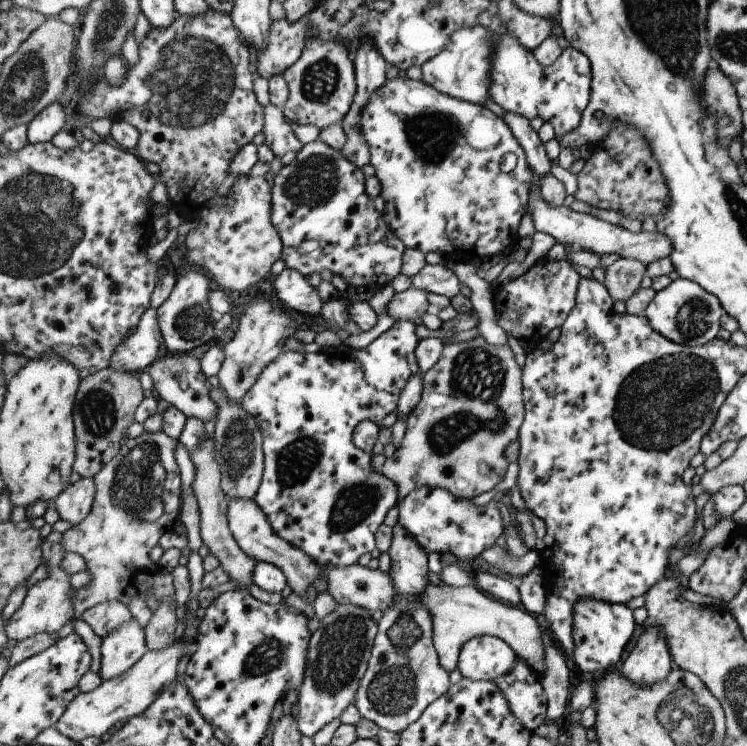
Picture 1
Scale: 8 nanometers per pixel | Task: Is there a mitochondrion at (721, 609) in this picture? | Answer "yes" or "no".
no

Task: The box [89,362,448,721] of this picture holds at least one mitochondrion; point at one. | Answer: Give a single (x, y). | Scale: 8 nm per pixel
(338, 651)

